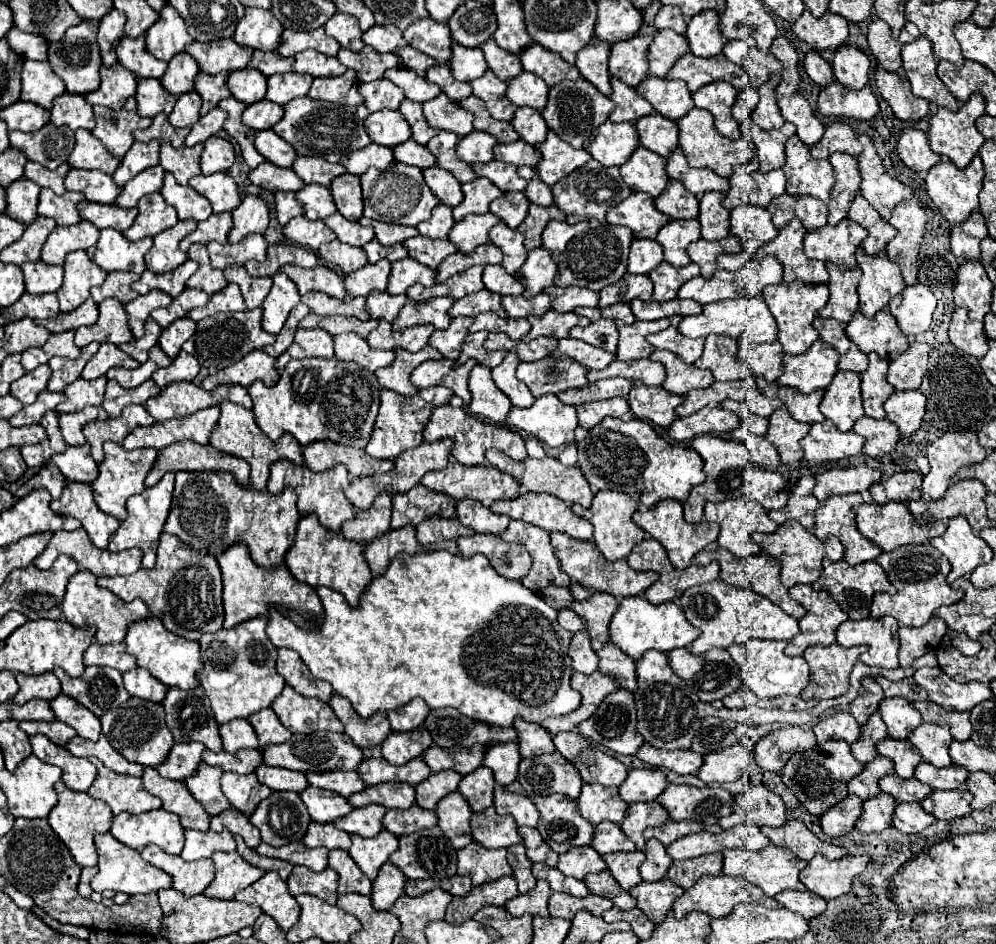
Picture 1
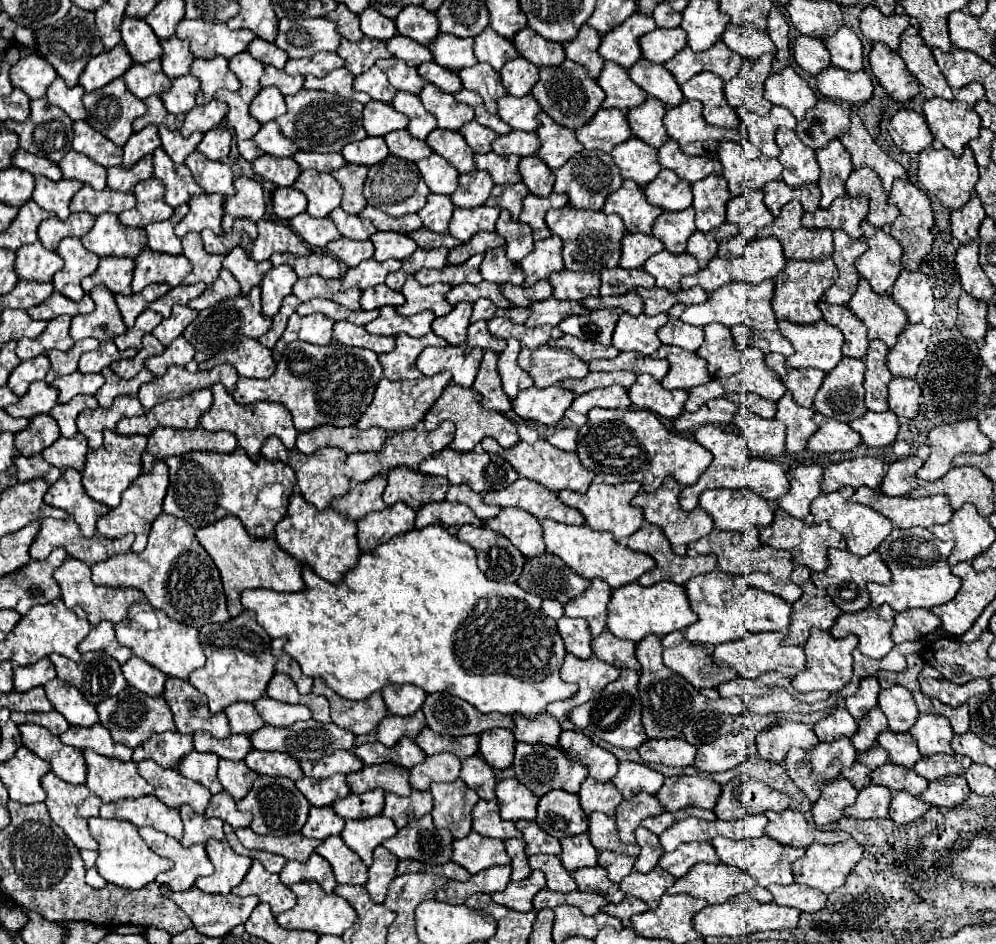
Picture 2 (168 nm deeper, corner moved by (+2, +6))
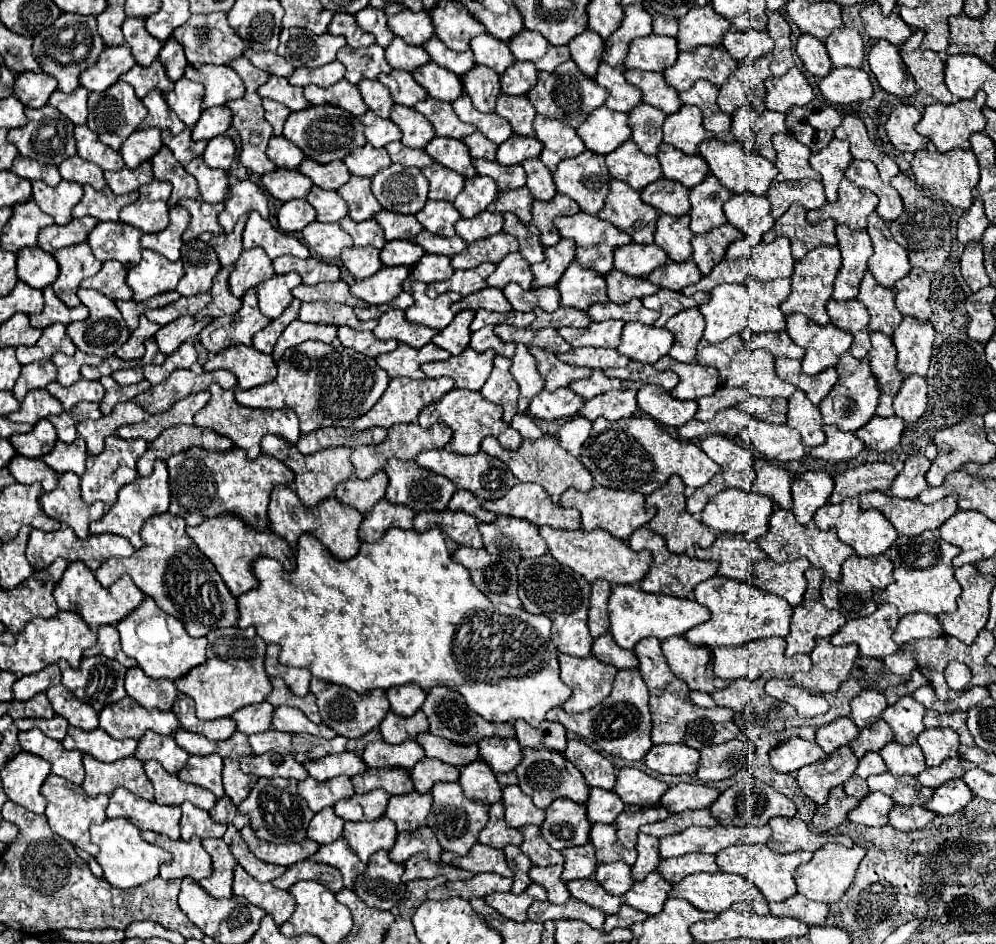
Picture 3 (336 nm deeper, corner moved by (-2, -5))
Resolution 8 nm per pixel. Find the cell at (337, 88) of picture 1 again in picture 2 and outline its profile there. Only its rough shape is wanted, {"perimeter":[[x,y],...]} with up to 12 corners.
{"perimeter":[[346,68],[324,78],[306,76],[306,90],[336,92],[348,100],[366,104],[368,94],[352,88],[354,74]]}

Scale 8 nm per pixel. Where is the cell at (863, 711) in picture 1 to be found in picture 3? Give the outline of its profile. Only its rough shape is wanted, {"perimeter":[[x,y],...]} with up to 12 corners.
{"perimeter":[[864,689],[850,701],[852,721],[864,729],[888,707],[882,691]]}

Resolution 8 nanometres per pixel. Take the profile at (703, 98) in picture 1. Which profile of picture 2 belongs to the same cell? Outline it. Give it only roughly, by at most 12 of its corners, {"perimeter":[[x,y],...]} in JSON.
{"perimeter":[[700,72],[680,86],[684,98],[704,104],[712,126],[738,128],[724,98],[724,82]]}

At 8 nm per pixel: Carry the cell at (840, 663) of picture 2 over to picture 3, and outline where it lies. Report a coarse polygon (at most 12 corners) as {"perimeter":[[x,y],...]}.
{"perimeter":[[820,639],[808,673],[794,683],[812,693],[836,693],[848,679],[856,645]]}

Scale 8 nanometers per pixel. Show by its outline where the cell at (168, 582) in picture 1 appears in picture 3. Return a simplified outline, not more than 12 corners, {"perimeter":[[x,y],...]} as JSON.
{"perimeter":[[154,515],[146,547],[96,569],[130,575],[192,637],[238,623],[210,559],[182,517]]}

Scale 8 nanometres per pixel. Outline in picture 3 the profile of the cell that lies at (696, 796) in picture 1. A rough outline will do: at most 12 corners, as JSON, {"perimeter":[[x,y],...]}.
{"perimeter":[[698,783],[670,787],[660,803],[670,813],[708,809],[720,793]]}

